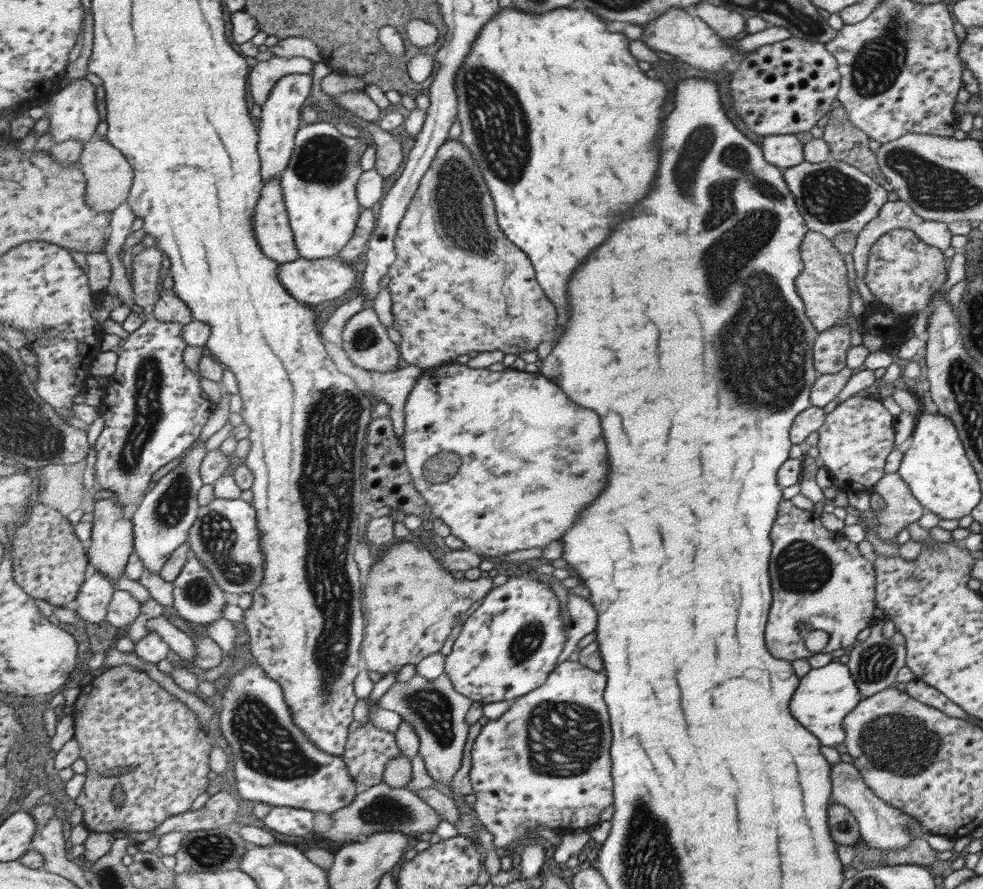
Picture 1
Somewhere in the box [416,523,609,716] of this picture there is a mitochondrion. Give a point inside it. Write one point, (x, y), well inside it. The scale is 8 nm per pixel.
(527, 641)

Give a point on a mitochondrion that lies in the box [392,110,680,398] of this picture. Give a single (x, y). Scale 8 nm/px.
(458, 202)

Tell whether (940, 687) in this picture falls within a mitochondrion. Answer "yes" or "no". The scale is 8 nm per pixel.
no

